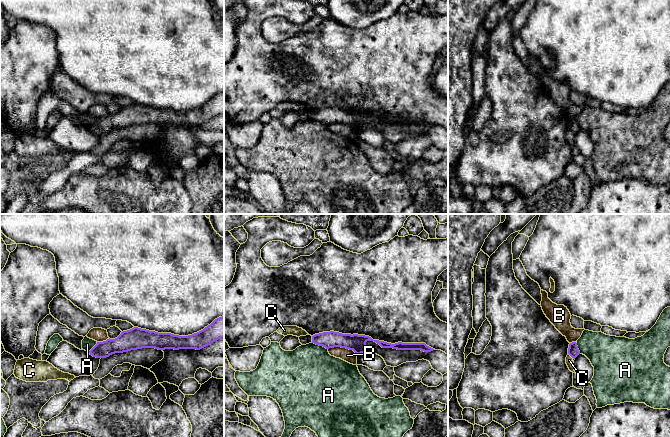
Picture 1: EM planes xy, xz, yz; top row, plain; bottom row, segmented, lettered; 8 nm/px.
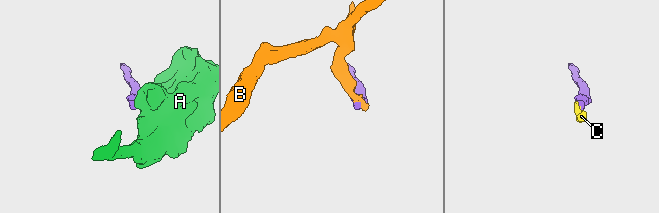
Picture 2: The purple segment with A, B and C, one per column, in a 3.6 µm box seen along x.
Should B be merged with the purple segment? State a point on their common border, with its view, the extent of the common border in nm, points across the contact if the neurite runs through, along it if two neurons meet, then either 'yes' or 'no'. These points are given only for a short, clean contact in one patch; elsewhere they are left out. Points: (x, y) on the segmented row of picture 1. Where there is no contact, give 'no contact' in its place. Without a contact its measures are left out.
contact xz (343, 347); length 240 nm; border xz (328, 348), (345, 347), (351, 349), (356, 355); no

